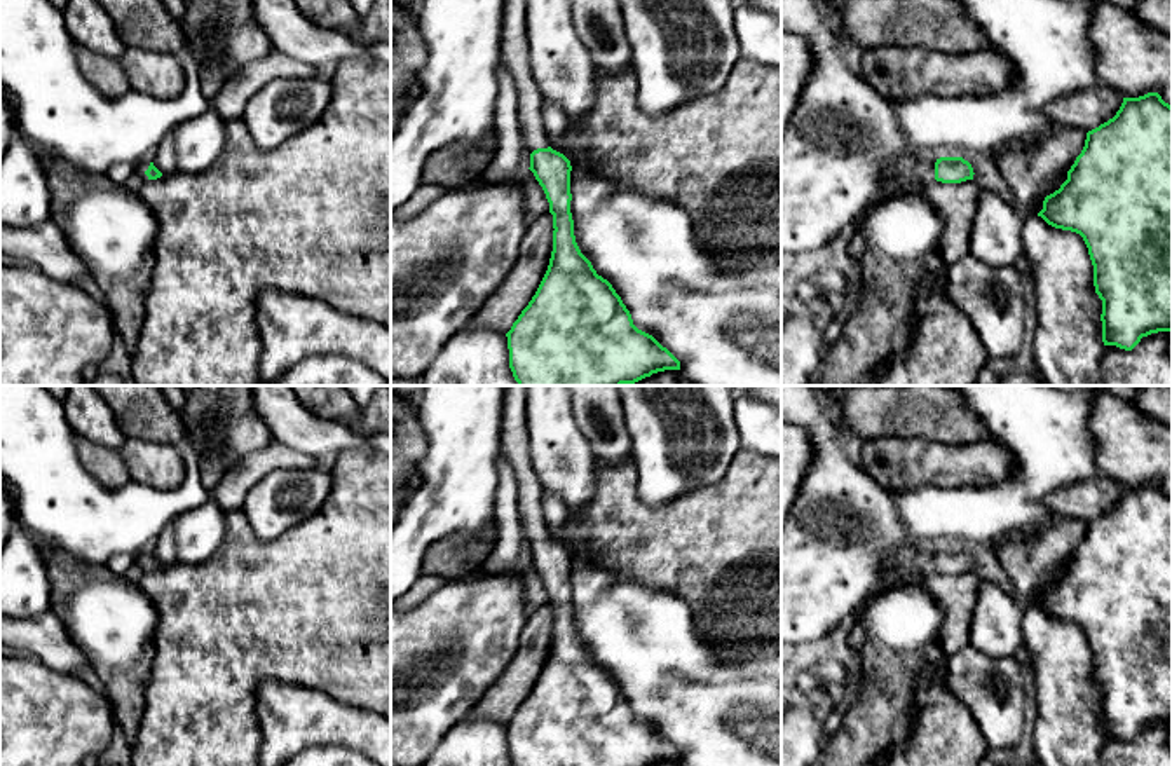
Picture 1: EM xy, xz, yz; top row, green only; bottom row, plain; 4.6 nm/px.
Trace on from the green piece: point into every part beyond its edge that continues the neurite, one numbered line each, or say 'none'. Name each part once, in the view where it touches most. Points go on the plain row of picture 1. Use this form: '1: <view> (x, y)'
1: yz (918, 560)

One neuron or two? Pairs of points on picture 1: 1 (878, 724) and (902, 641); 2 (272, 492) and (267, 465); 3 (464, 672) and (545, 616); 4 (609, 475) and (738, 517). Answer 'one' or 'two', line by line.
1: one
2: two
3: two
4: one

